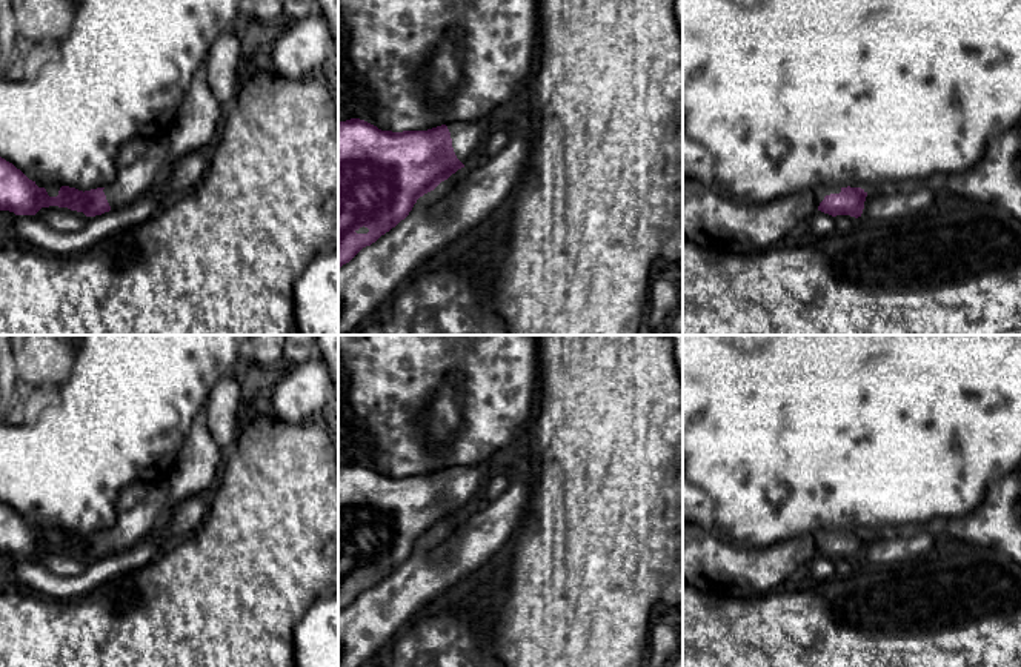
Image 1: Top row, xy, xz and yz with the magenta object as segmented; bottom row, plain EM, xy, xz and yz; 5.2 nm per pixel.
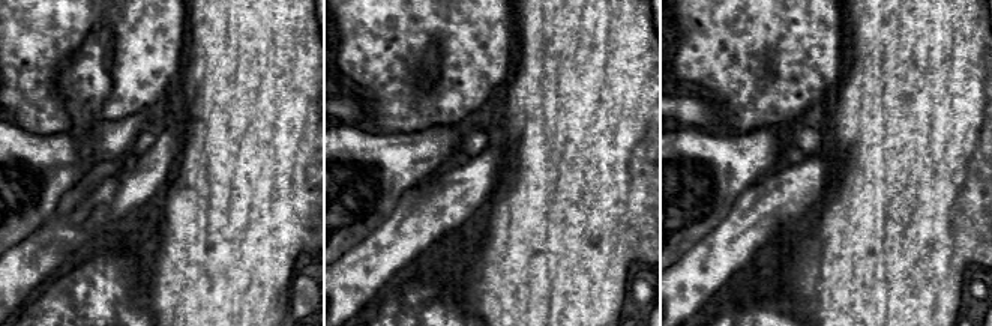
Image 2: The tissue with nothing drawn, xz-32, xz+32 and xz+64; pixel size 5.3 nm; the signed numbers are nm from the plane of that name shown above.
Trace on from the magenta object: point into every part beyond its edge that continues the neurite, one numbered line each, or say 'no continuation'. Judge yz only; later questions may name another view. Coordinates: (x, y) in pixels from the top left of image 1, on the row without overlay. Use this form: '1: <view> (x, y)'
1: yz (820, 537)

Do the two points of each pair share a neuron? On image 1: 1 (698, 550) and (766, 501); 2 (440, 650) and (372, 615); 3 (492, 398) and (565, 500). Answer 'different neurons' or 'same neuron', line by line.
1: different neurons
2: different neurons
3: different neurons

